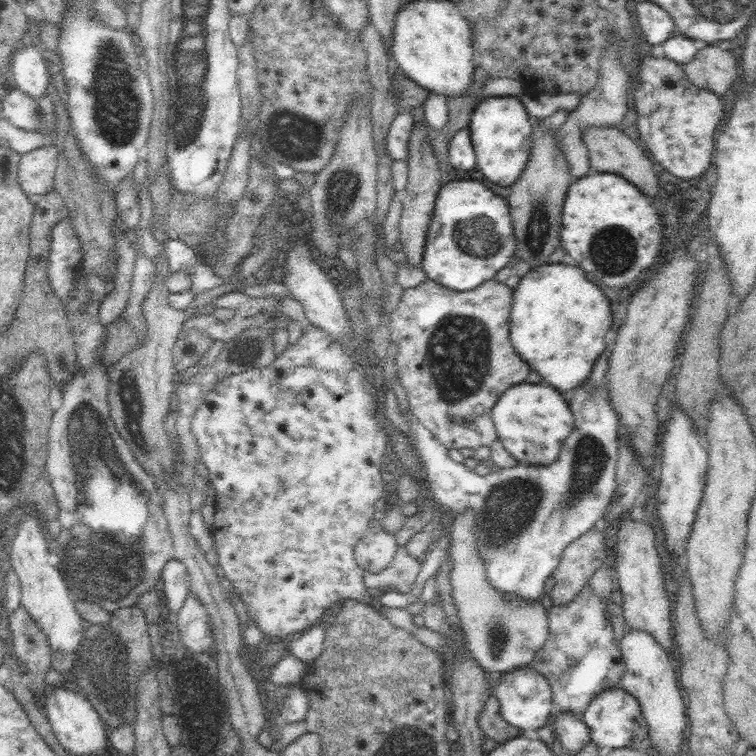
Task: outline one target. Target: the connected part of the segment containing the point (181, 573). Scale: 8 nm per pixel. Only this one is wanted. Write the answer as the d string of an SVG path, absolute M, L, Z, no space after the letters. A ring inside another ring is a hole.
M171 558L162 569L159 588L161 589L162 596L168 600L168 609L170 609L170 612L179 613L182 606L184 606L186 597L190 593L190 573L179 560Z

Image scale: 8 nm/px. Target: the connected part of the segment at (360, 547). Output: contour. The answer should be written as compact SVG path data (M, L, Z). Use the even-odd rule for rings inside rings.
M388 531L369 532L355 546L355 559L364 572L377 573L388 568L397 548L396 537Z

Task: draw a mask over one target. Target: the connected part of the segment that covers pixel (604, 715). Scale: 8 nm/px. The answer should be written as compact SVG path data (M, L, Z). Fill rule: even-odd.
M620 685L603 690L598 696L595 696L583 712L582 719L588 725L591 742L594 742L601 752L632 747L647 738L649 731L638 699Z

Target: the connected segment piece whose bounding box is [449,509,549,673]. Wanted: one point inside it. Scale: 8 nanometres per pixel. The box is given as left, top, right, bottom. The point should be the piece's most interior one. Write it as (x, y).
(503, 634)

